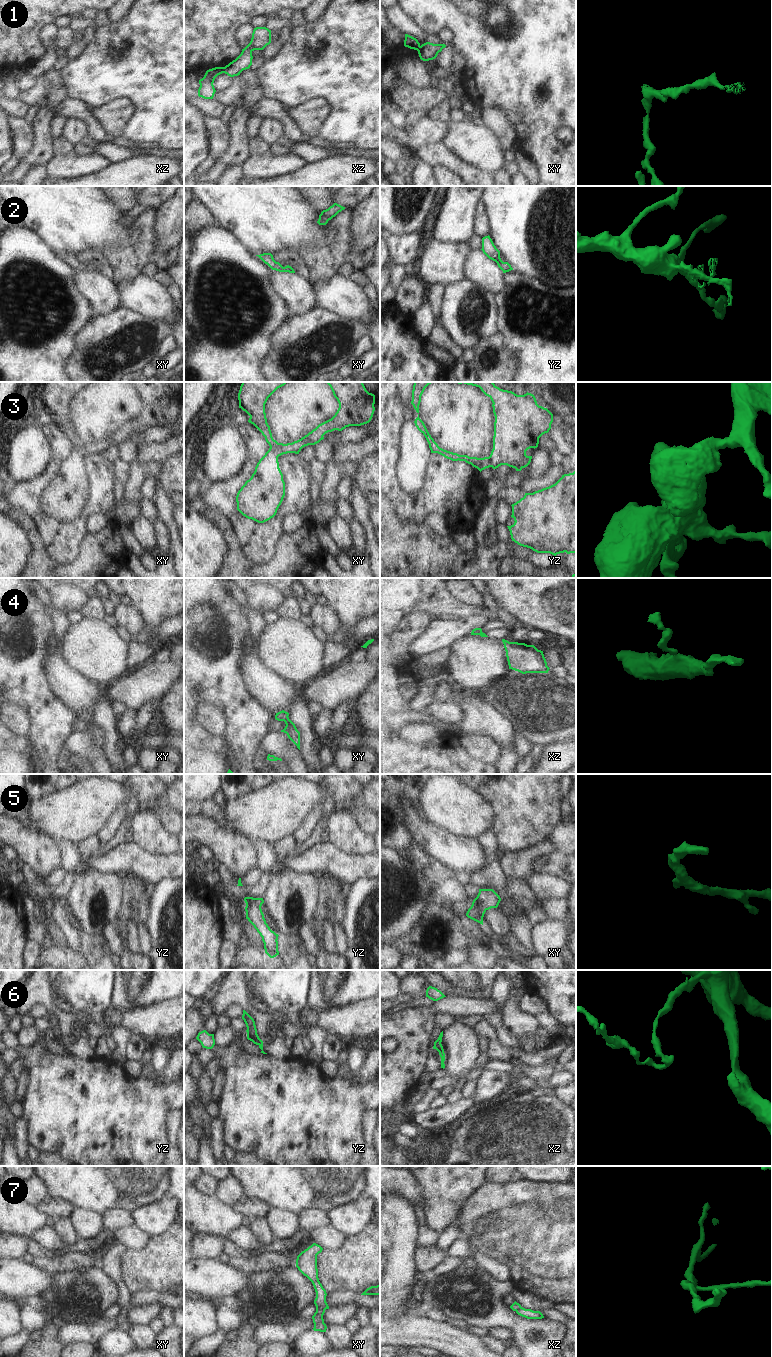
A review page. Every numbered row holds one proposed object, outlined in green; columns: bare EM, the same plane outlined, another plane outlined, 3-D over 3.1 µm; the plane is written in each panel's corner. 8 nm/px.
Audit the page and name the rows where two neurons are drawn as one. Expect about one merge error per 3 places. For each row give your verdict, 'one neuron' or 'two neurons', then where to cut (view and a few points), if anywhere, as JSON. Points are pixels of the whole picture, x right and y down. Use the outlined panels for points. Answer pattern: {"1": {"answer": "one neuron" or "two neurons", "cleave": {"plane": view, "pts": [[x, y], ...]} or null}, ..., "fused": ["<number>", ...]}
{"1": {"answer": "two neurons", "cleave": {"plane": "xz", "pts": [[222, 67], [223, 72]]}}, "2": {"answer": "one neuron", "cleave": null}, "3": {"answer": "one neuron", "cleave": null}, "4": {"answer": "one neuron", "cleave": null}, "5": {"answer": "one neuron", "cleave": null}, "6": {"answer": "one neuron", "cleave": null}, "7": {"answer": "two neurons", "cleave": {"plane": "xz", "pts": [[521, 1307], [516, 1311]]}}, "fused": ["1", "7"]}

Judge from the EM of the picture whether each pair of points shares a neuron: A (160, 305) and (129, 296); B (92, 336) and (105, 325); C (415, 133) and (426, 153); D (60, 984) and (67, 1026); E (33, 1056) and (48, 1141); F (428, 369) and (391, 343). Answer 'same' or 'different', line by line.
A: same
B: same
C: different
D: different
E: same
F: same

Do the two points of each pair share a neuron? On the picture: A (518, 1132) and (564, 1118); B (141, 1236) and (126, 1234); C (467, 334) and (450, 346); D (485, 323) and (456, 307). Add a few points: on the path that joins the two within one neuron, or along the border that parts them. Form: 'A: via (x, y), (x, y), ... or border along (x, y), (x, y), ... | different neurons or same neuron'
A: via (529, 1132), (537, 1132), (553, 1127) | same neuron
B: via (137, 1236), (130, 1236) | same neuron
C: border along (441, 323), (449, 336), (464, 349) | different neurons
D: via (478, 321), (463, 308) | same neuron

